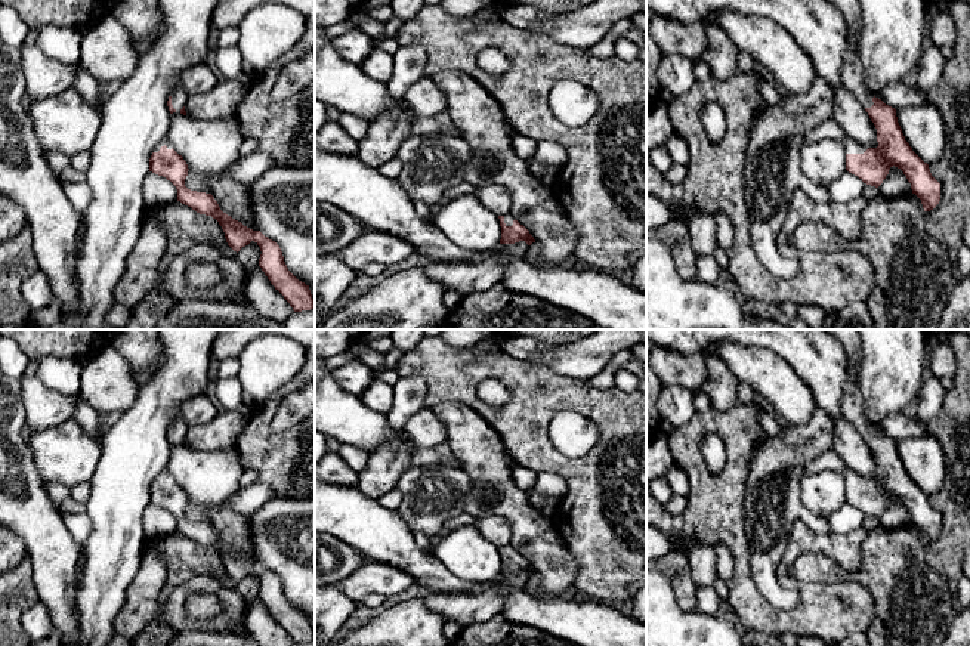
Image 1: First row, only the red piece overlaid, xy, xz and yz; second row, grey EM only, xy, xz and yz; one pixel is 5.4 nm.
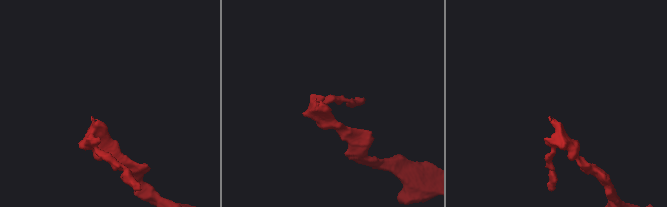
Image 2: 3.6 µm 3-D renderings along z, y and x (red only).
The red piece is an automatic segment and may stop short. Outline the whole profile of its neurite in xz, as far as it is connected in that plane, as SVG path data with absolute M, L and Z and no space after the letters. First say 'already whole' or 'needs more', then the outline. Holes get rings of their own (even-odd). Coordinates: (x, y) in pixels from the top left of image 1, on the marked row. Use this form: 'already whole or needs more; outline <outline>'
needs more; outline M515 213L506 216L498 216L501 226L501 239L500 244L515 244L525 241L528 245L535 242L529 231L515 219Z

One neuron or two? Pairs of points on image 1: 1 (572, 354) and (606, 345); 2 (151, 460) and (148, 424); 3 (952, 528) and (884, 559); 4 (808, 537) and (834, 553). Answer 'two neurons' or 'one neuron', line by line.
1: one neuron
2: one neuron
3: one neuron
4: one neuron

